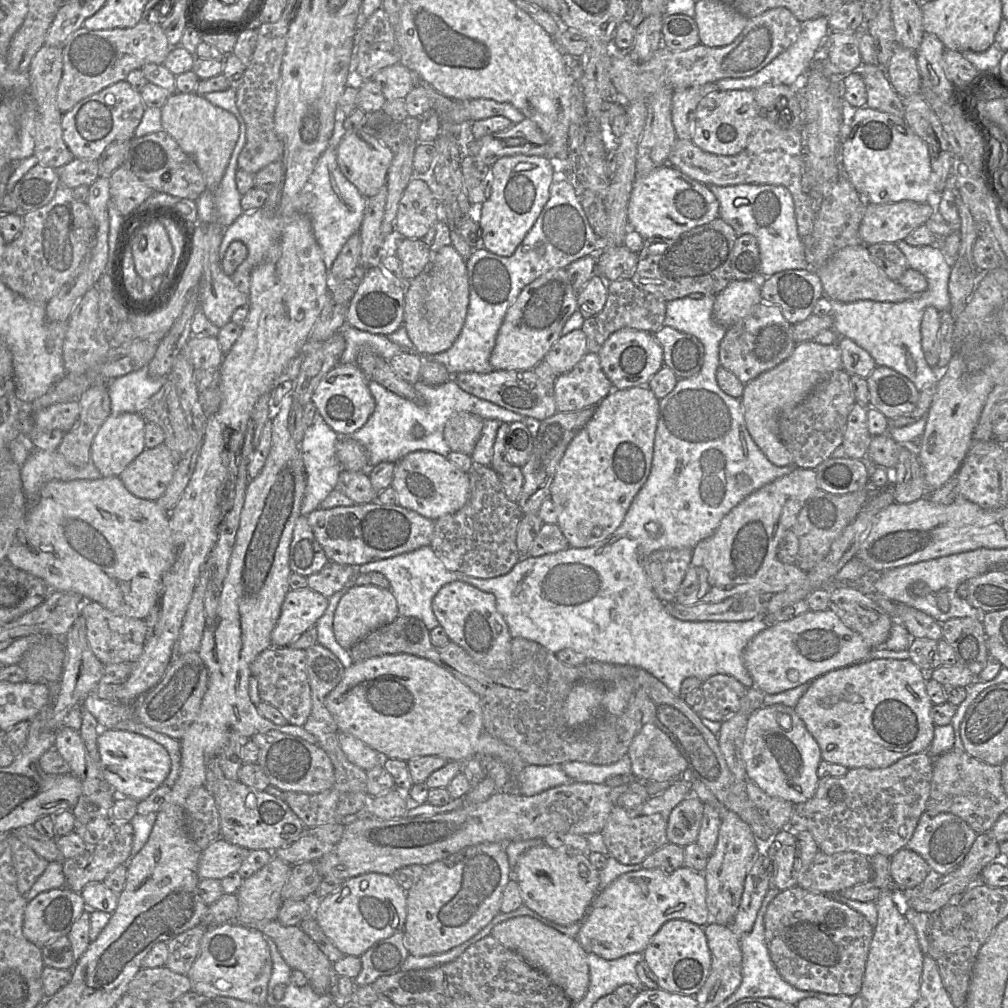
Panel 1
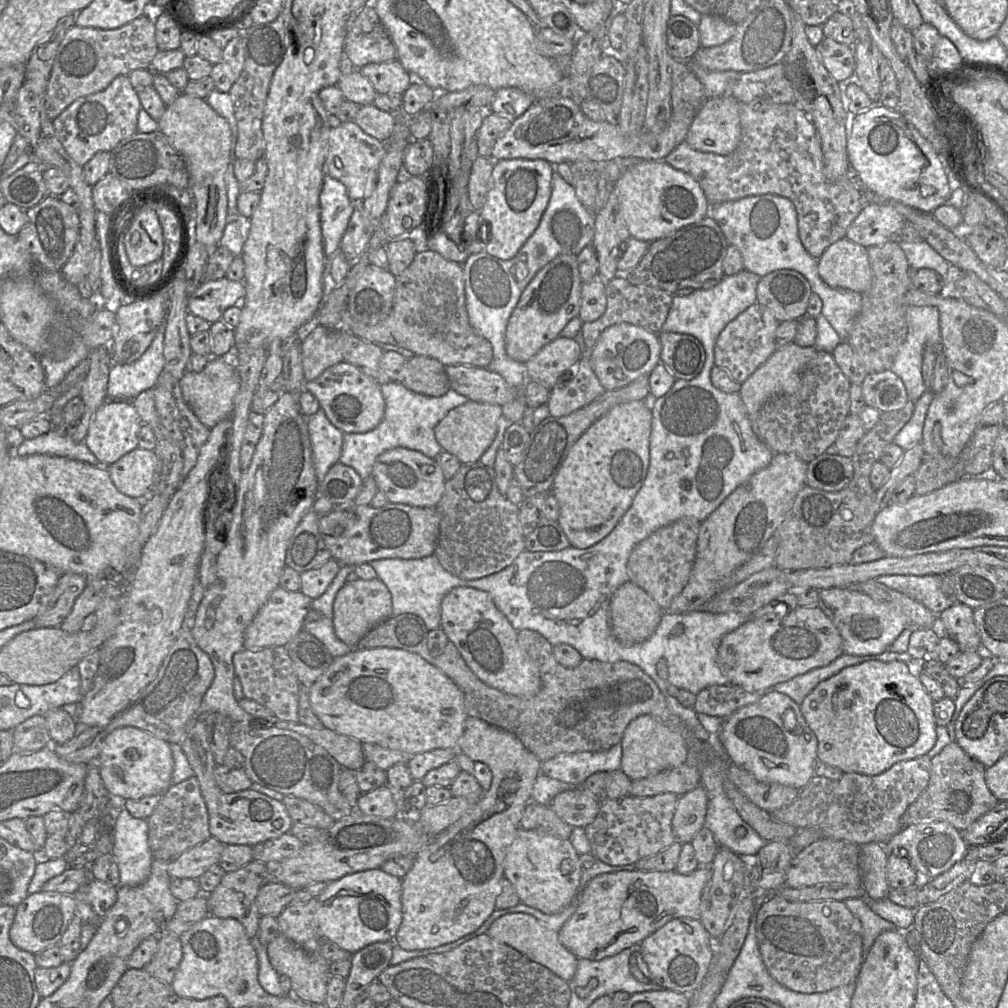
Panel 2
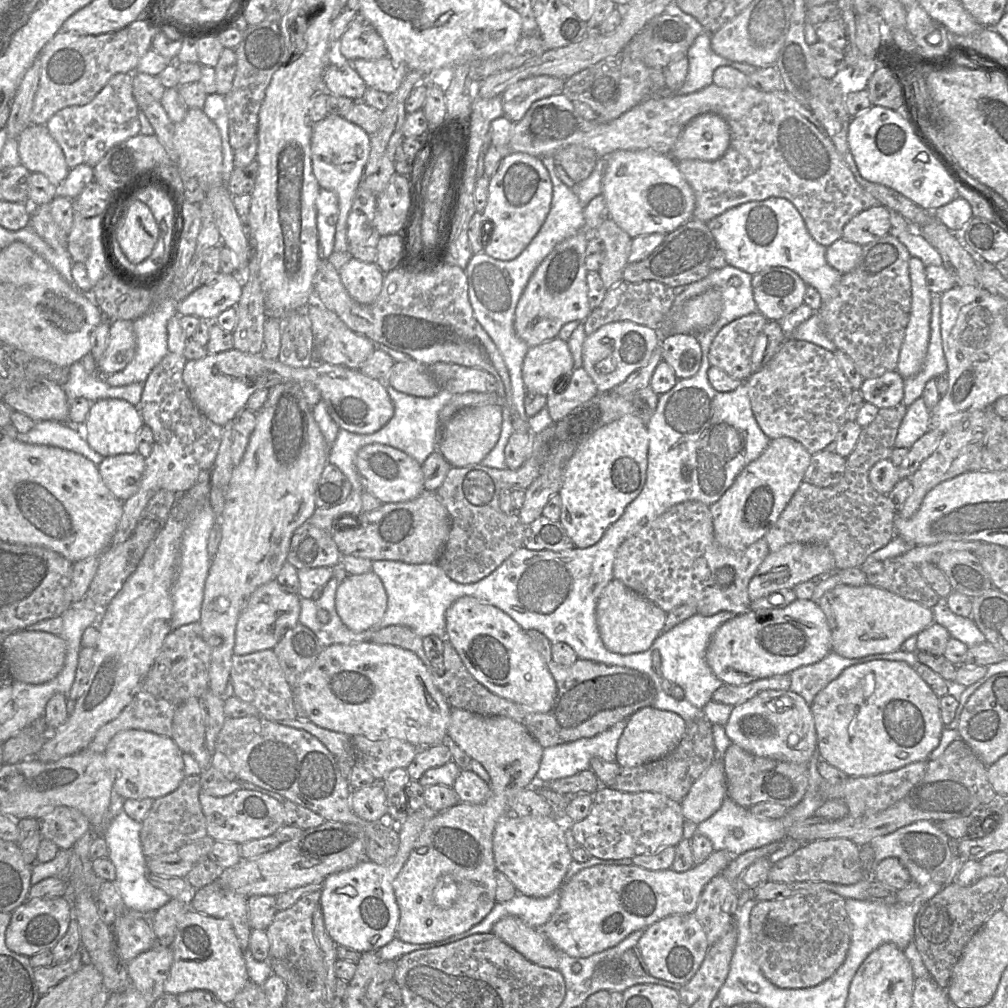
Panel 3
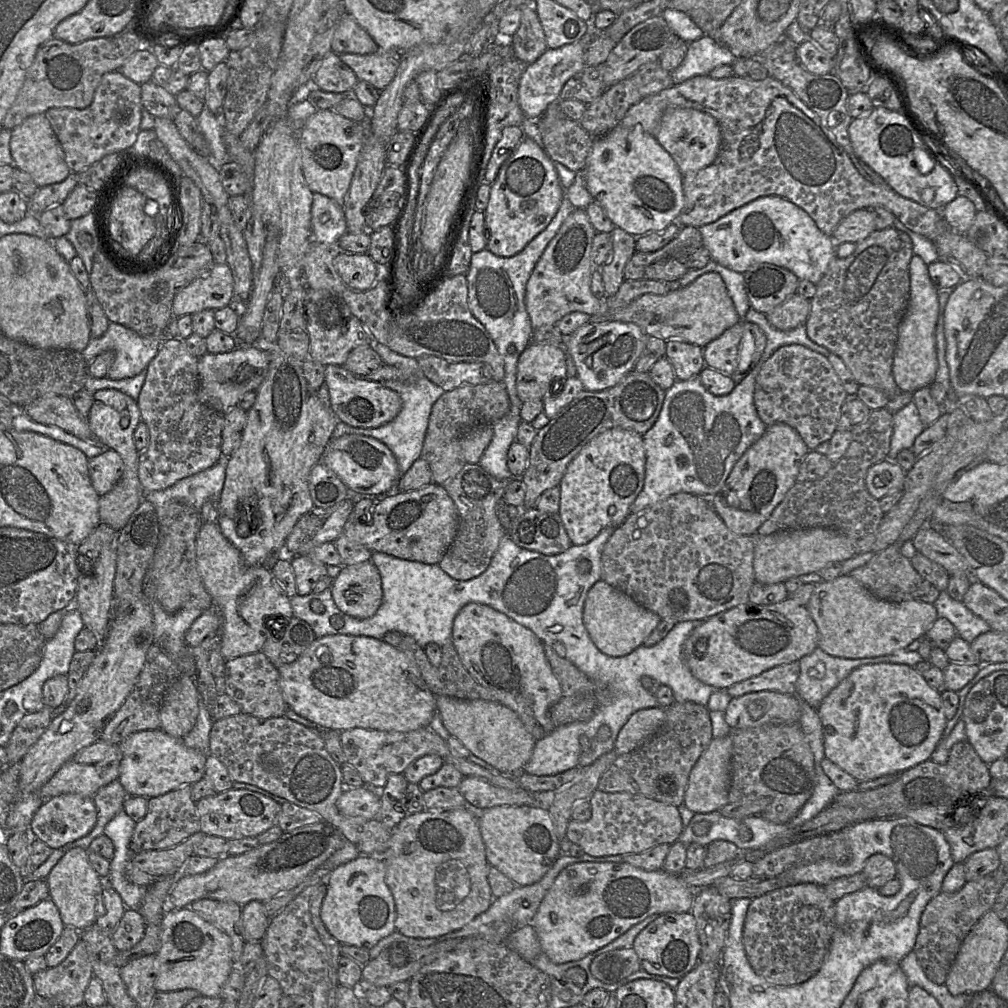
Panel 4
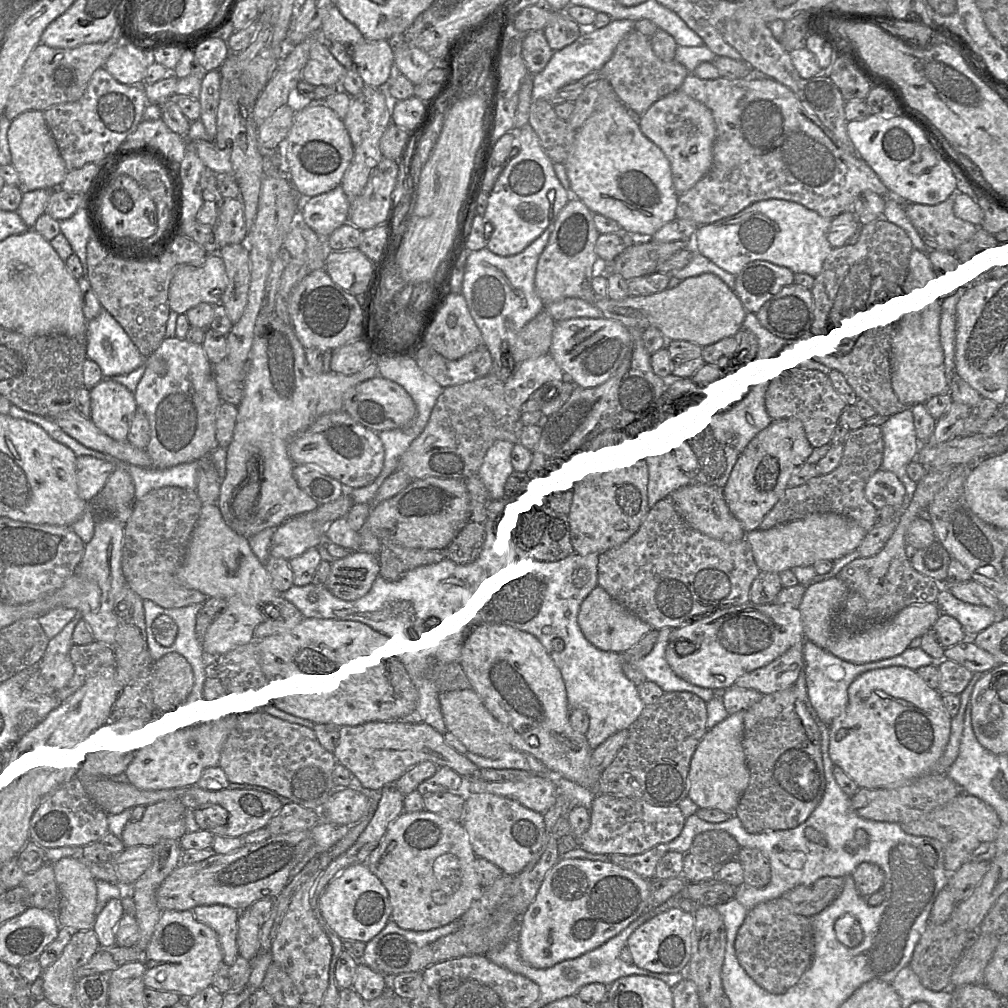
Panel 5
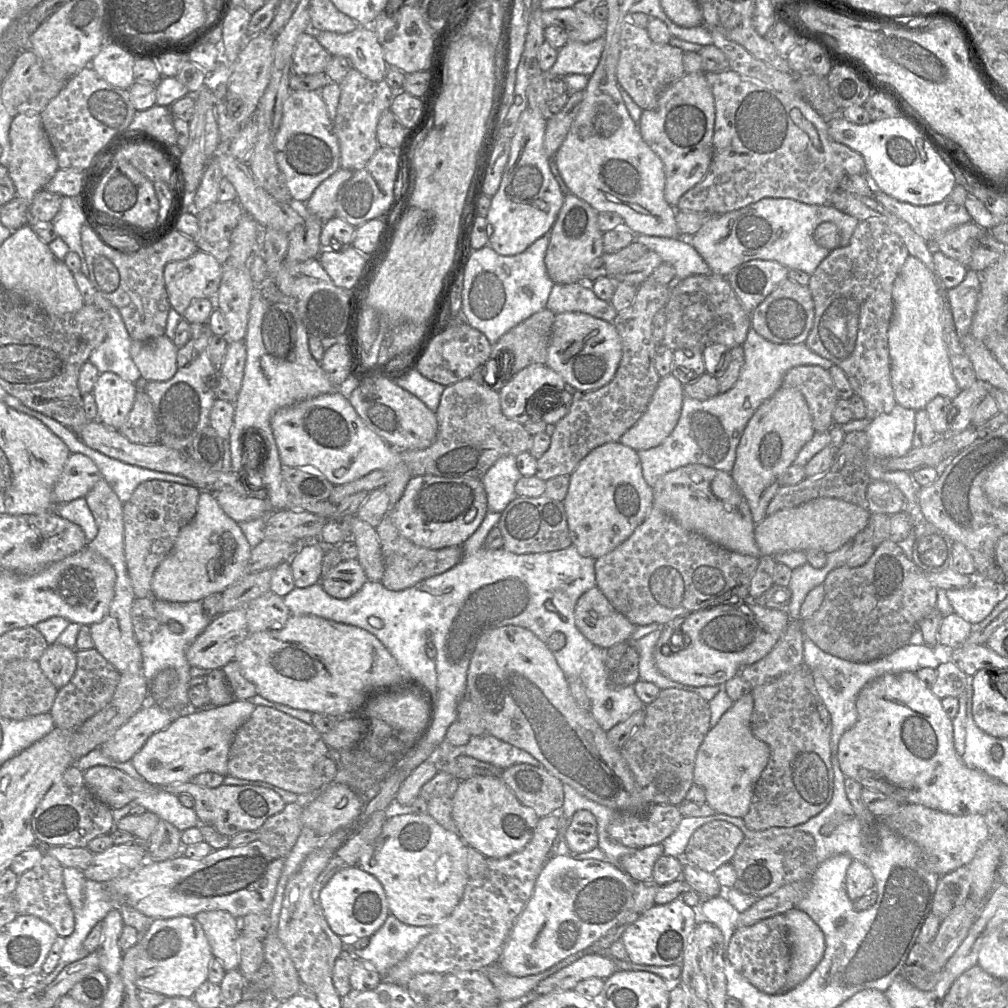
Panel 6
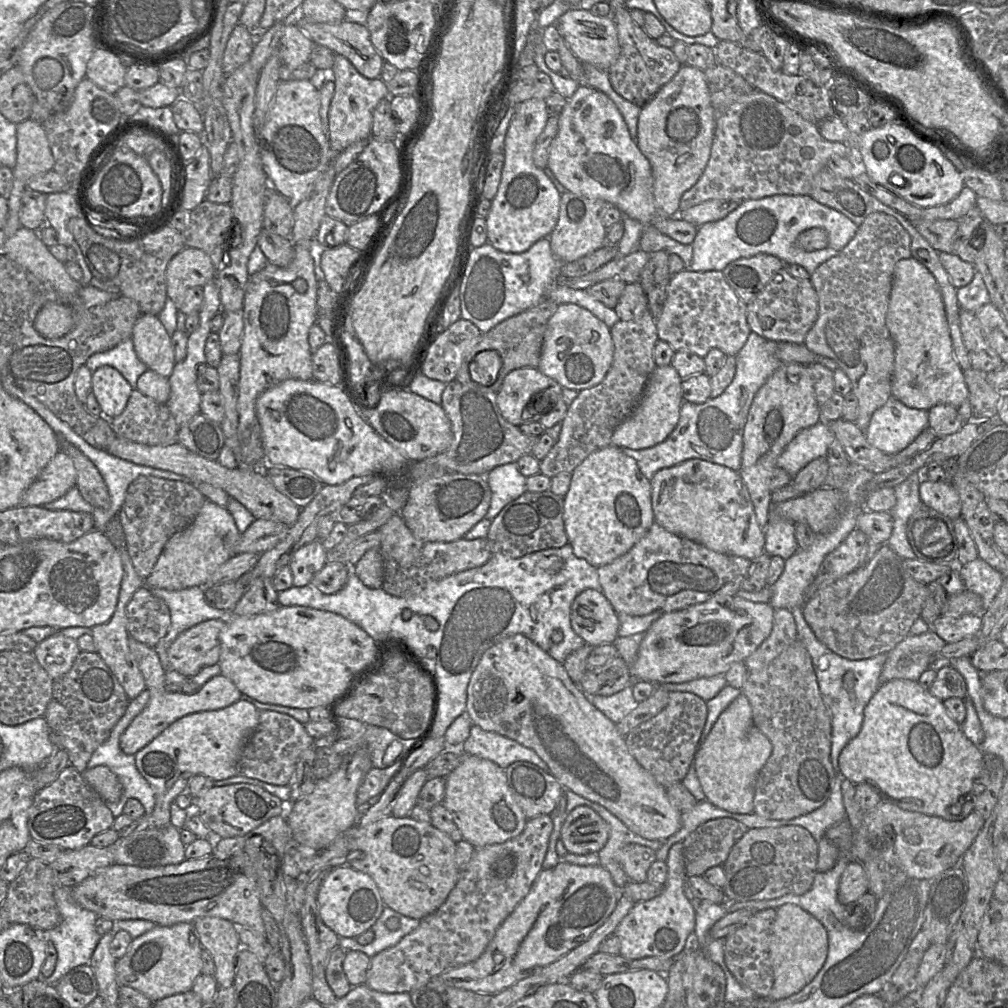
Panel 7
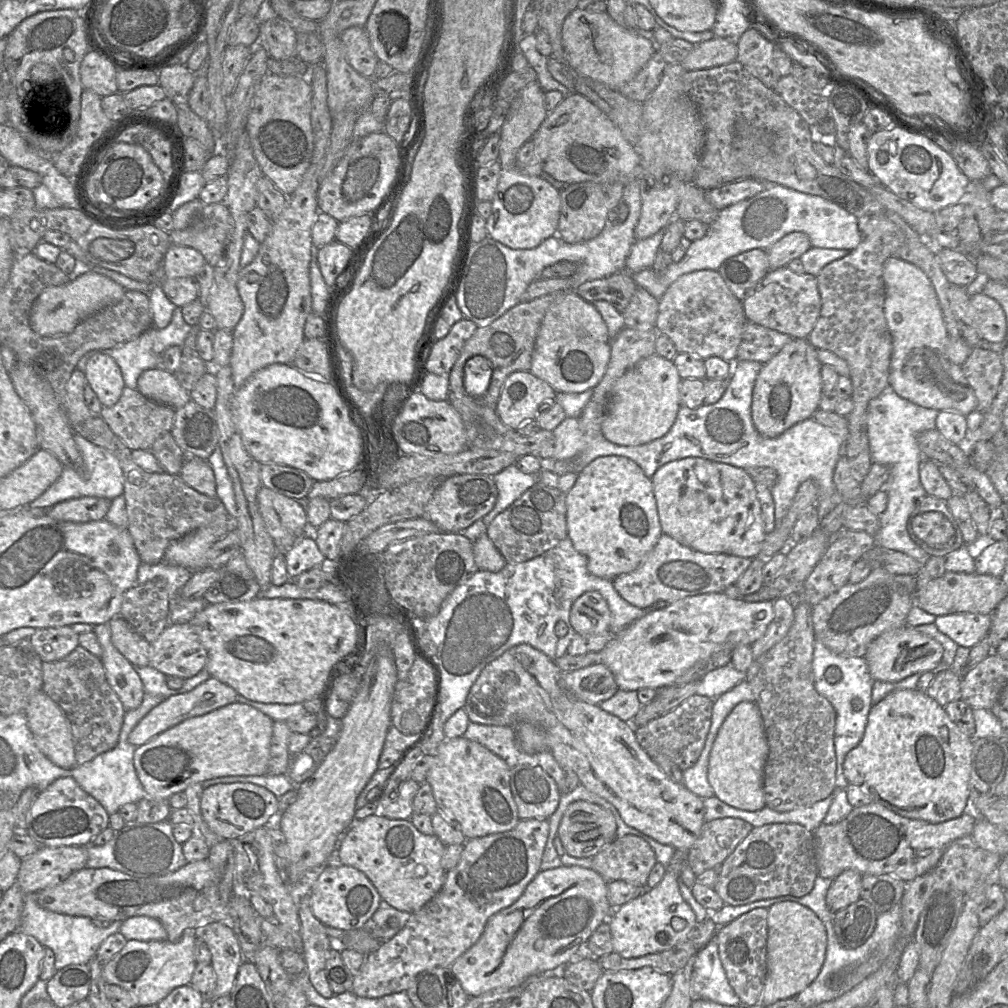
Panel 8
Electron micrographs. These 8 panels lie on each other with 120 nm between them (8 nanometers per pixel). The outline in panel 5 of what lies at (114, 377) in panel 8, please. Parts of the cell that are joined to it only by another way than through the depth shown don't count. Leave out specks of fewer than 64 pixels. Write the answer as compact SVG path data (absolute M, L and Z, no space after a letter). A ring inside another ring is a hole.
M103 379L91 389L91 421L103 433L119 442L128 441L128 432L138 405L134 394L111 379Z

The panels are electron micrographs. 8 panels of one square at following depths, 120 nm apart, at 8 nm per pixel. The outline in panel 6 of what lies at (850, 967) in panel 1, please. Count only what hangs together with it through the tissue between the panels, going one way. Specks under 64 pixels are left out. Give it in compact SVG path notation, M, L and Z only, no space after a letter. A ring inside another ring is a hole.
M775 915L737 929L730 940L727 956L734 968L759 990L770 995L786 991L791 947L784 915Z

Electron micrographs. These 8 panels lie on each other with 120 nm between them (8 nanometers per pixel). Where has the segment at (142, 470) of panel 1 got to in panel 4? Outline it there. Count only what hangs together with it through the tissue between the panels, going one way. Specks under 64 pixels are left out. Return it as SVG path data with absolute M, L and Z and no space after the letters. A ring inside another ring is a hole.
M106 449L101 455L88 460L88 471L93 488L101 496L119 481L124 463L116 451Z

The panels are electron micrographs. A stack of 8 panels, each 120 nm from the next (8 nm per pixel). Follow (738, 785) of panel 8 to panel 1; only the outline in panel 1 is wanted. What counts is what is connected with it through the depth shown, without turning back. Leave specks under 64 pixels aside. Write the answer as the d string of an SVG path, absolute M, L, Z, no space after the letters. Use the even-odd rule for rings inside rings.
M689 796L670 813L667 826L667 839L681 847L695 843L703 817L704 804L696 796Z

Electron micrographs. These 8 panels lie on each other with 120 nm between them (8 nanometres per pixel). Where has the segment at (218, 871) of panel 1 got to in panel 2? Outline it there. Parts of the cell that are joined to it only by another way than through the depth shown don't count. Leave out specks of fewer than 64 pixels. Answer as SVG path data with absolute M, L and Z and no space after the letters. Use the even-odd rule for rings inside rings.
M210 836L204 842L186 850L168 862L167 871L171 878L197 880L212 865L219 864L224 844Z

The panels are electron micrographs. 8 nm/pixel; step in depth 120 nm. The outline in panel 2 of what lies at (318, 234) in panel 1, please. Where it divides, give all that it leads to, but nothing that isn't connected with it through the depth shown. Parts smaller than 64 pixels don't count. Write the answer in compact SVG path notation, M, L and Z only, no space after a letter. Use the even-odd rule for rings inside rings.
M327 174L323 177L319 203L322 250L329 260L339 248L355 204L359 203L350 200L343 183Z

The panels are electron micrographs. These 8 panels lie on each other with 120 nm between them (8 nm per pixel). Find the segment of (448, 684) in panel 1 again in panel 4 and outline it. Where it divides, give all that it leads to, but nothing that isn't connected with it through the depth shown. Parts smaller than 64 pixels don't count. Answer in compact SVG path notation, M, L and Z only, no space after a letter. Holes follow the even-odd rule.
M342 634L320 637L296 661L279 667L278 672L288 708L324 730L364 728L409 732L429 727L437 711L436 696L427 687L414 660L382 639Z

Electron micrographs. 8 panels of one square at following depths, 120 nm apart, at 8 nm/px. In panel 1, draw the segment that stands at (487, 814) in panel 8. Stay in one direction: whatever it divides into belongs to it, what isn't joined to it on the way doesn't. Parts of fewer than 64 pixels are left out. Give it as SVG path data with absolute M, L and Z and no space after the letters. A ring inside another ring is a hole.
M547 845L525 851L512 869L521 891L523 905L562 926L581 921L599 892L600 870L584 854L569 856L565 849Z

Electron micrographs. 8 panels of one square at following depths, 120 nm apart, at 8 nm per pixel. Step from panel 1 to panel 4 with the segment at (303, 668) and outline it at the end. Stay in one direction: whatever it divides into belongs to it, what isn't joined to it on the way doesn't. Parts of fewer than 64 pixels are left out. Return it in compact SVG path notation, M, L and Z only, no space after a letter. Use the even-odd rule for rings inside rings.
M261 651L226 660L223 678L225 694L240 706L242 712L261 718L285 716L288 706L279 685L278 669Z

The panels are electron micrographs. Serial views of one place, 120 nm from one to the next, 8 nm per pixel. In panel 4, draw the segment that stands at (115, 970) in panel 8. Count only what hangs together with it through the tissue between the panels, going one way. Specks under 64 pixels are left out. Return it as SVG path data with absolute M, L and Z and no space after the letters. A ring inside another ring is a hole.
M189 907L167 908L161 922L161 947L156 953L156 991L170 992L193 989L204 997L220 997L223 984L235 967L230 937L195 913Z

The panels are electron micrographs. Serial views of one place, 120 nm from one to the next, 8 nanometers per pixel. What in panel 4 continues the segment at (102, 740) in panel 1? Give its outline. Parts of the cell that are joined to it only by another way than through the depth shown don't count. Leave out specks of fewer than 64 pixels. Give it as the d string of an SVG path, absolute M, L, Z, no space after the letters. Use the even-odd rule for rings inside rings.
M161 729L144 730L130 734L119 743L122 759L118 780L128 796L157 797L184 785L192 785L205 775L207 755L185 746L182 739L174 738Z

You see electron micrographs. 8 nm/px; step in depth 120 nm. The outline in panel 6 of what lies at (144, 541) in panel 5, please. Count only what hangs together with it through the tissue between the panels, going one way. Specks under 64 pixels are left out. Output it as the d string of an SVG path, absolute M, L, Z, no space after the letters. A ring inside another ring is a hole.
M148 480L139 484L131 498L123 504L124 556L136 598L152 598L155 600L151 586L154 572L171 551L181 528L188 524L196 515L200 492L194 485Z

